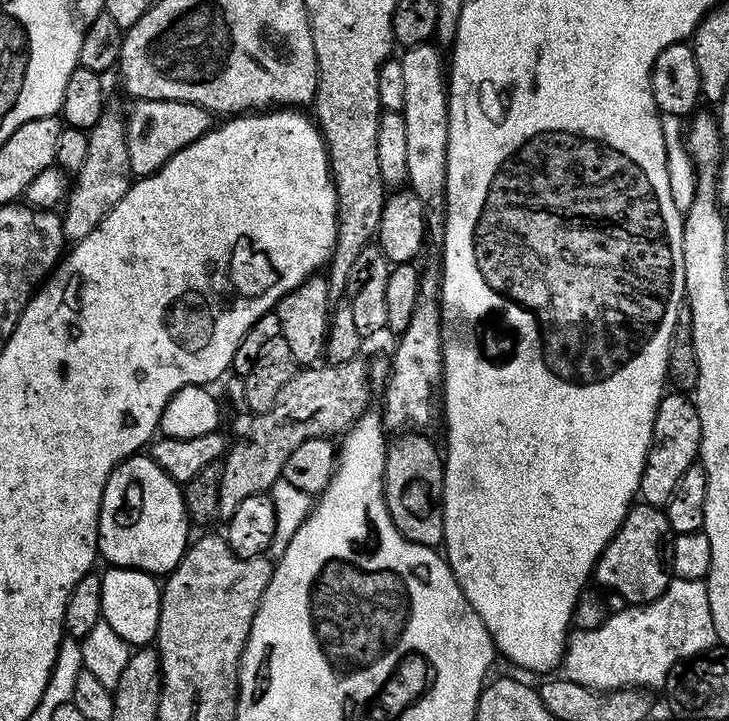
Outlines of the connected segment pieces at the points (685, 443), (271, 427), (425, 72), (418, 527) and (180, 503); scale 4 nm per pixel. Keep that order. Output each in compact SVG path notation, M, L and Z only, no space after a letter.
M675 390L661 396L660 405L656 407L652 419L652 441L640 475L638 496L643 503L655 508L663 508L667 504L682 474L686 474L686 470L690 470L690 466L697 463L701 438L702 426L698 423L698 410L691 399L685 393Z
M357 358L341 364L325 363L321 366L304 366L296 371L282 386L274 406L270 410L255 413L251 417L244 437L227 449L222 463L222 482L218 486L219 519L226 522L238 510L246 498L259 492L267 493L274 482L281 479L286 458L294 454L302 442L310 438L332 438L351 428L358 417L369 411L368 384L370 385L370 364L364 358Z
M431 43L419 44L407 49L399 57L406 86L403 118L406 122L406 170L407 187L421 199L425 209L443 209L446 204L444 187L448 181L448 85L446 83L446 60L440 57L441 49L432 48Z
M401 433L397 444L389 445L384 467L384 496L395 528L407 540L439 547L444 540L444 463L440 450L423 433Z
M137 454L128 457L115 468L106 482L106 490L102 494L98 534L100 535L99 555L108 559L109 565L117 568L136 568L140 572L167 574L175 570L178 562L188 551L190 543L190 521L184 505L184 494L181 485L170 479L152 461L151 455Z

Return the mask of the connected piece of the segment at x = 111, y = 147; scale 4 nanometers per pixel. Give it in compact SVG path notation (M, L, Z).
M106 110L95 126L87 129L86 162L82 162L79 171L74 174L76 185L73 188L71 185L62 208L65 241L75 242L86 238L86 234L97 228L102 218L106 218L106 214L110 214L110 210L122 202L126 190L130 190L134 177L126 146L125 123L125 117L121 113L119 116L112 110Z

